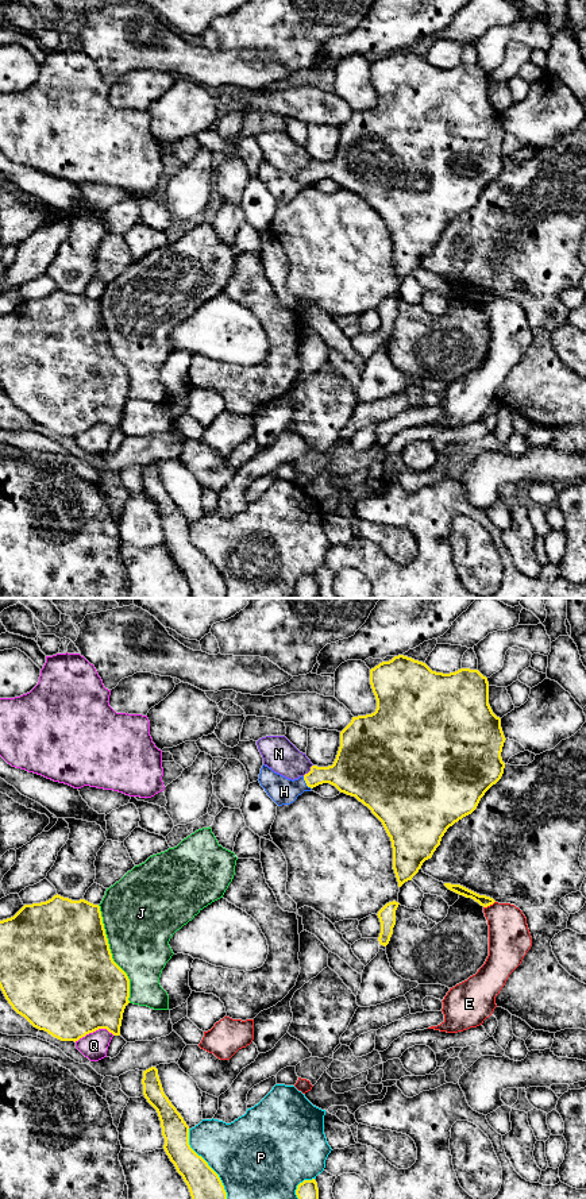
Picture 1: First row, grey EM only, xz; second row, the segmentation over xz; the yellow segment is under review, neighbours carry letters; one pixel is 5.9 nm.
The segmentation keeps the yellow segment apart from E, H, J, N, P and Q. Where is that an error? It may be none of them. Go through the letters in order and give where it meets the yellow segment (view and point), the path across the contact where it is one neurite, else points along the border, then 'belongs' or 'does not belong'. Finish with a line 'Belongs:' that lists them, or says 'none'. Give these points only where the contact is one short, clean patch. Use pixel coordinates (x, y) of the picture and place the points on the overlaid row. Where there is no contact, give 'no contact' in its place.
E: xz (489, 905) | does not belong
H: xz (305, 782) | across xz (346, 774), (322, 774), (305, 782), (284, 791) | belongs
J: xz (111, 953) | does not belong
N: xz (309, 771) | does not belong
P: xz (207, 1164) | does not belong
Q: xz (93, 1030) | does not belong
Belongs: H

